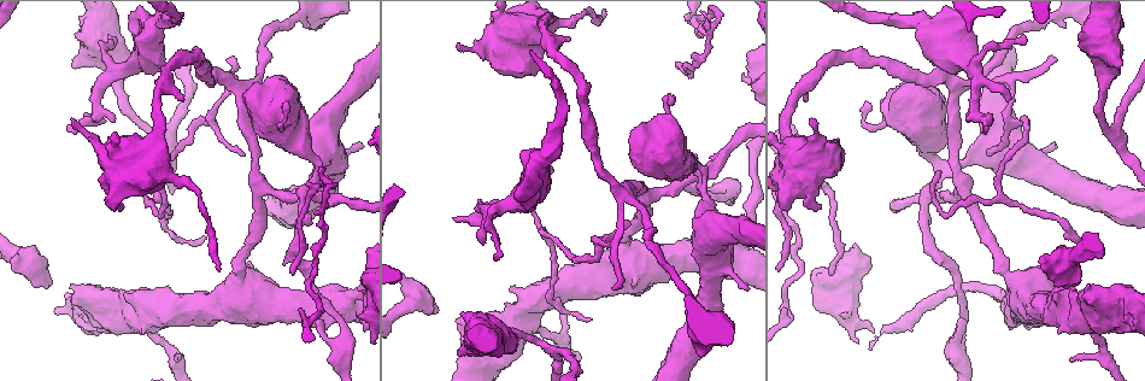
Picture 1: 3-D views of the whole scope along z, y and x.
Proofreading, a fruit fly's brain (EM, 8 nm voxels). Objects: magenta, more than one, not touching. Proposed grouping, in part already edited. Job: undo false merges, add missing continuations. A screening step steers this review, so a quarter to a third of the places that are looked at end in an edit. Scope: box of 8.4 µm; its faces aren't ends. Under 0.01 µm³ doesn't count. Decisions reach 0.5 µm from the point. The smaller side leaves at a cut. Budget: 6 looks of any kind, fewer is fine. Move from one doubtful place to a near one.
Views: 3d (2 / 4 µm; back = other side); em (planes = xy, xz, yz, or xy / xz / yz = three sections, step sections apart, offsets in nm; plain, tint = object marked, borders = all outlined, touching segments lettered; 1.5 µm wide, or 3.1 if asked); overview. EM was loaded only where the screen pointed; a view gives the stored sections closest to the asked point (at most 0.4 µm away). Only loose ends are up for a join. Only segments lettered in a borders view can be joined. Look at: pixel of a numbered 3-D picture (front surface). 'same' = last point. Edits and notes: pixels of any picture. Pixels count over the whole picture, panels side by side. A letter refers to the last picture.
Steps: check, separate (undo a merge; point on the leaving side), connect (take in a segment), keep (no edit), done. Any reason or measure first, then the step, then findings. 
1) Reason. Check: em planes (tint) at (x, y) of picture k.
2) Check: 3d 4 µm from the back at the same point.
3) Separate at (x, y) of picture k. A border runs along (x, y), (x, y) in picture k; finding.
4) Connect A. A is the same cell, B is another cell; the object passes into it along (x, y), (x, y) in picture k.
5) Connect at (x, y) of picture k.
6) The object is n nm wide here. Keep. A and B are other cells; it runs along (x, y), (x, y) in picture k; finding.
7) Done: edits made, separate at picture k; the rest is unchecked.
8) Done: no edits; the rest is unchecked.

Sudden change in width. Check: 3d 4 µm from the back at (625, 247) of picture 1.

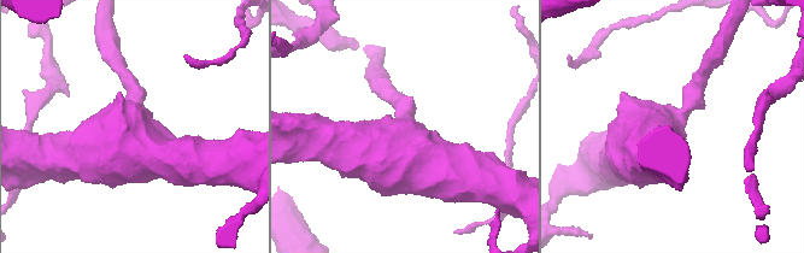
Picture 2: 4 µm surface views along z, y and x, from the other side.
Now the EM. Check: em planes (plain) at (673, 122) of picture 2.

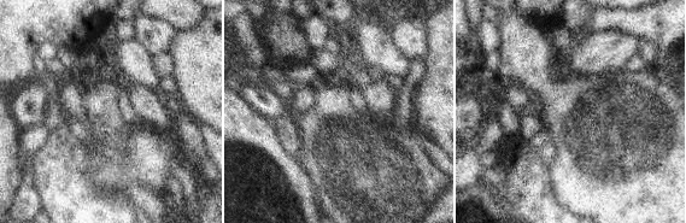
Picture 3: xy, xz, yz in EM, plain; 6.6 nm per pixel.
Check: em planes (borders) at the same point.

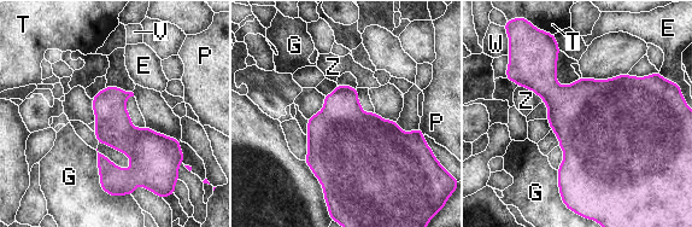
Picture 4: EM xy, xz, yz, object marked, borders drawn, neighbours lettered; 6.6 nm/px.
The longest contact is with G, 400 nm. Keep. E, G, P, T, V, W and Z are other cells; continuous, no second cell.

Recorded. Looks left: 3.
Thin end. Check: 3d 4 µm at (831, 272) of picture 1.

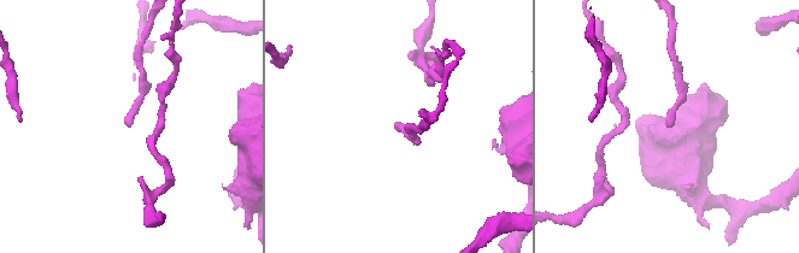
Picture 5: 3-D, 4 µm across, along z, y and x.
Check: em planes (borders) at (129, 127) of picture 5.

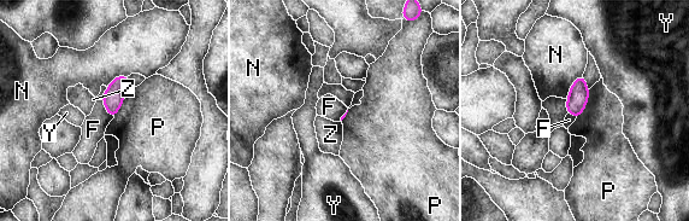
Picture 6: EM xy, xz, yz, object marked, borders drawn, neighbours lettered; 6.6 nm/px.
The longest contact is with P, 200 nm. Keep. F, N, P, Y and Z are other cells; a border runs along (589, 89), (587, 105), (577, 117) in picture 6; none of them fits.

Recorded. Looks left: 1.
Done: no edits; the rest is unchecked.

